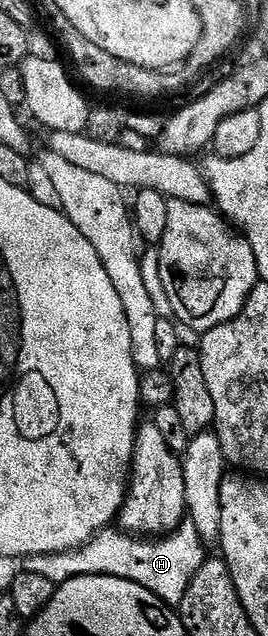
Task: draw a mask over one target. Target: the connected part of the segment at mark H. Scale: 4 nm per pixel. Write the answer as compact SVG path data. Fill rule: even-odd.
M191 521L179 524L175 531L170 531L168 535L160 537L138 537L122 533L117 529L106 529L101 531L92 543L85 544L78 551L64 551L55 555L36 555L24 560L23 570L27 573L35 573L35 577L47 577L47 581L58 585L84 575L106 575L135 581L146 587L151 593L155 593L155 597L163 600L166 607L177 609L180 608L195 573L199 573L199 569L205 564L207 558L205 551L207 551L207 544L199 537L199 529L195 529L195 525Z

